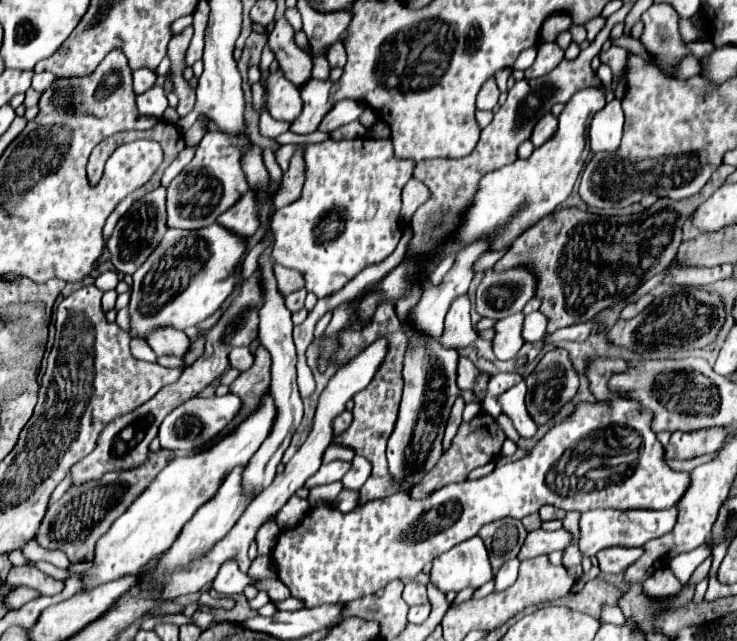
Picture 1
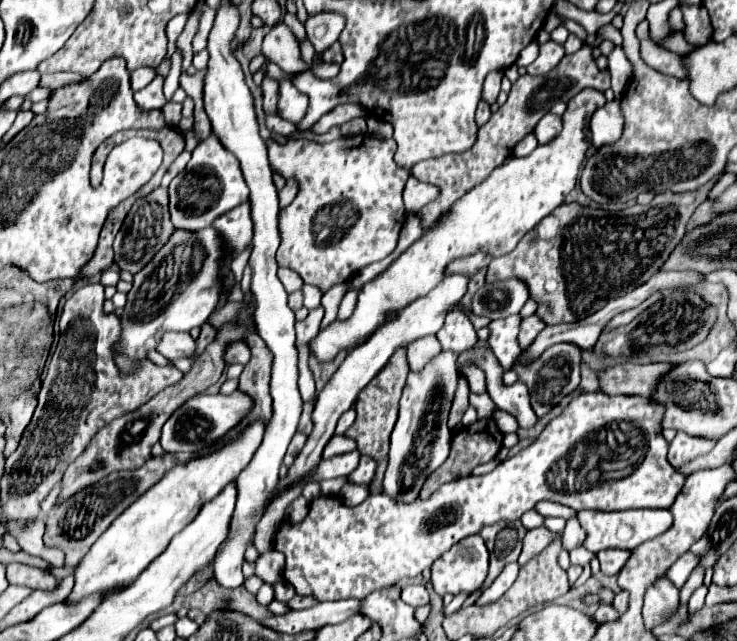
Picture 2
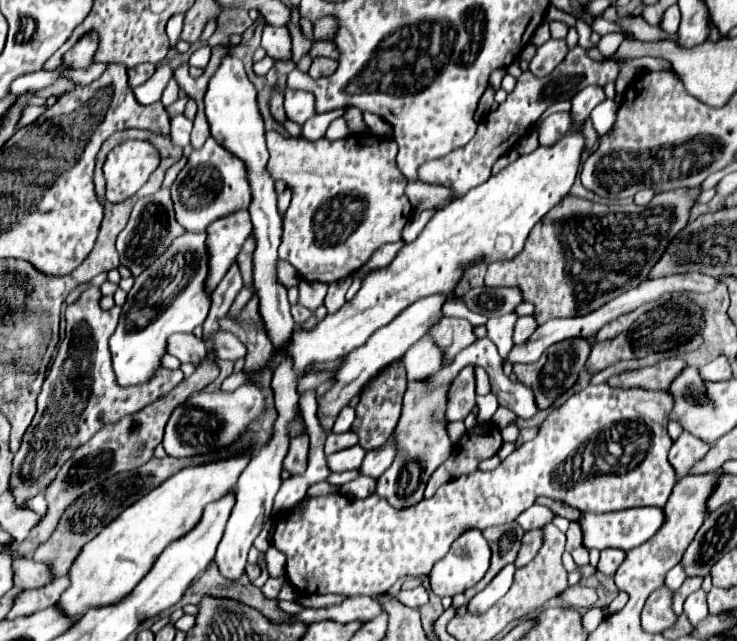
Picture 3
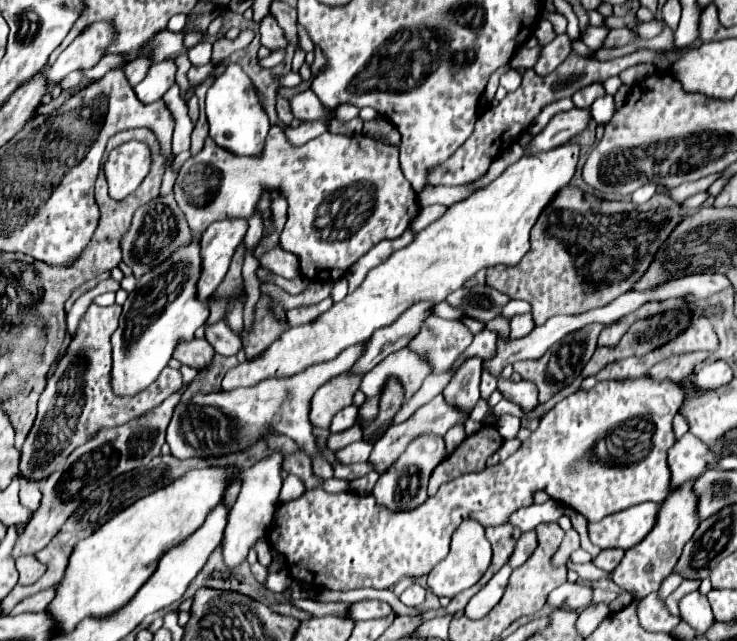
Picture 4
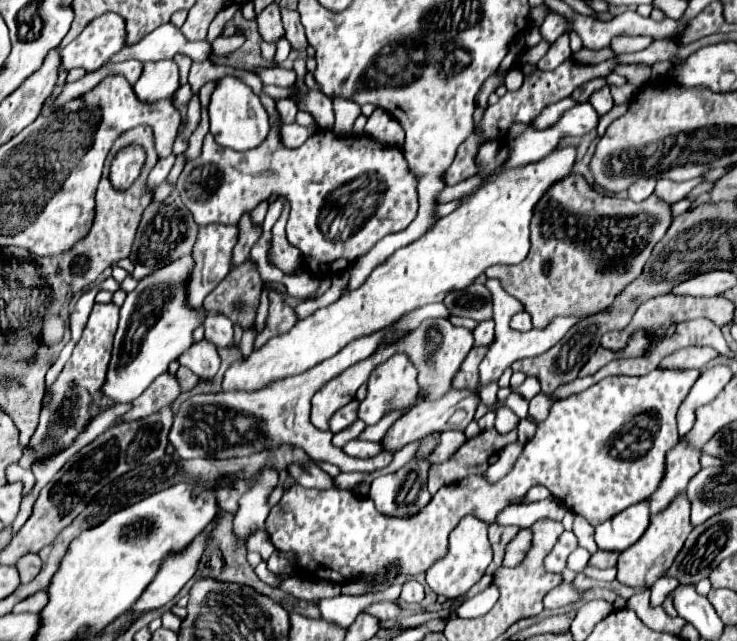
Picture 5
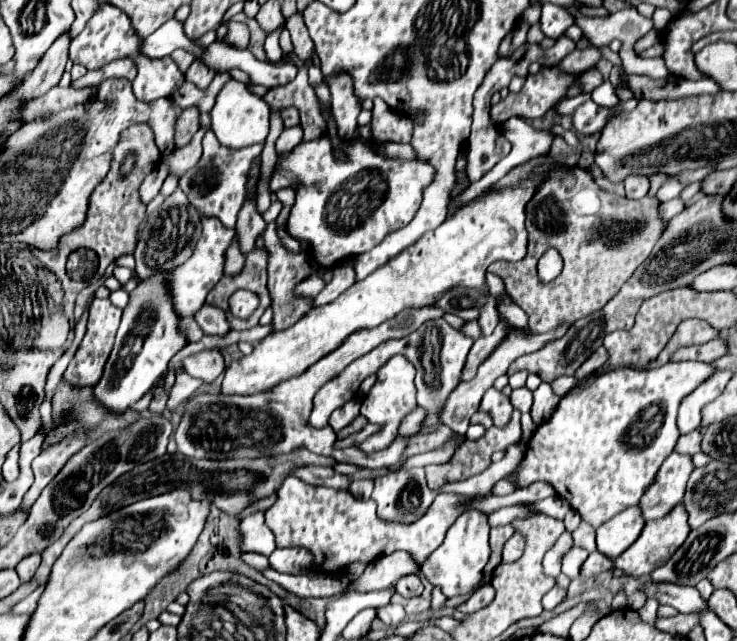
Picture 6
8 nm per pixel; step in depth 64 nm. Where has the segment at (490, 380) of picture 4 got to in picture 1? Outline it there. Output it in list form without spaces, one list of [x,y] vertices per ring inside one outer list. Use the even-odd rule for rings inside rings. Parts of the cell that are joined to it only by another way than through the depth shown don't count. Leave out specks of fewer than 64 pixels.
[[[460,358],[458,362],[458,388],[460,390],[468,390],[468,388],[474,388],[476,386],[476,380],[478,380],[478,374],[480,370],[468,360],[468,358]]]

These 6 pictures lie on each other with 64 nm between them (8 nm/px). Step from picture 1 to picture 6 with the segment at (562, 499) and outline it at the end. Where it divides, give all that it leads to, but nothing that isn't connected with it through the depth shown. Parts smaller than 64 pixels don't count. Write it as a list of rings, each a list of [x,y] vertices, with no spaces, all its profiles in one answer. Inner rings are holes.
[[[668,362],[660,368],[652,370],[612,370],[594,380],[590,388],[578,392],[578,394],[566,394],[552,416],[538,426],[534,436],[528,442],[528,450],[524,456],[524,462],[518,472],[518,486],[528,486],[536,480],[550,482],[556,492],[566,498],[576,512],[580,512],[582,520],[590,526],[598,528],[618,512],[636,506],[644,488],[652,484],[658,468],[662,462],[672,454],[676,440],[678,440],[678,428],[676,428],[676,414],[678,404],[684,396],[694,392],[706,378],[710,378],[718,368],[710,362]],[[650,408],[656,408],[654,416],[648,414]],[[638,424],[638,430],[636,430]],[[638,436],[638,440],[636,440]],[[288,476],[278,490],[278,498],[274,506],[266,510],[266,524],[276,536],[278,548],[308,548],[316,554],[316,570],[338,572],[350,566],[354,560],[372,562],[380,554],[390,554],[394,550],[406,550],[414,556],[418,564],[442,544],[450,524],[454,524],[456,516],[464,512],[462,502],[464,496],[456,494],[440,494],[434,504],[428,508],[426,516],[414,524],[390,524],[378,520],[376,506],[372,500],[362,502],[354,498],[348,490],[334,490],[326,486],[314,486],[298,480],[296,476]]]

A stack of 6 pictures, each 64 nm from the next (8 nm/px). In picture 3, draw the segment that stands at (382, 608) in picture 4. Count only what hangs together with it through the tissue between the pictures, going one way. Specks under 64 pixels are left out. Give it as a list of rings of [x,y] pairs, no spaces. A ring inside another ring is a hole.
[[[354,596],[354,598],[346,598],[342,604],[336,606],[326,606],[326,608],[308,608],[296,614],[296,620],[302,620],[304,624],[310,622],[318,622],[324,618],[336,620],[336,622],[352,622],[352,620],[372,620],[376,616],[380,616],[384,610],[382,606],[372,600],[372,596]]]

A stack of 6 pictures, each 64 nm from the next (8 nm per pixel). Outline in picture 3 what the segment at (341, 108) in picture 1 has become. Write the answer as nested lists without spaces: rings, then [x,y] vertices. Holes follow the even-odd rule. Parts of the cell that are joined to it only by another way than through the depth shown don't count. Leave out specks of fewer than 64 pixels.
[[[332,110],[332,112],[324,112],[324,114],[314,116],[314,118],[308,120],[306,124],[302,124],[302,134],[300,134],[300,138],[306,138],[306,140],[318,140],[318,138],[322,138],[322,136],[326,134],[326,130],[328,130],[328,124],[330,124],[334,118],[342,116],[342,114],[344,114],[344,110]]]

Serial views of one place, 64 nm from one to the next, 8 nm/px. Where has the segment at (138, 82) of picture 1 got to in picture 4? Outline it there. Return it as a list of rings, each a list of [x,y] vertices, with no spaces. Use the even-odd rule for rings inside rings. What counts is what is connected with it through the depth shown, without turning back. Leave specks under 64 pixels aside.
[[[136,58],[136,60],[130,60],[130,62],[122,64],[120,68],[124,70],[124,74],[126,74],[126,78],[128,78],[130,86],[136,86],[136,84],[138,84],[138,82],[140,82],[140,80],[146,76],[148,66],[150,66],[150,62],[148,62],[148,60]]]

